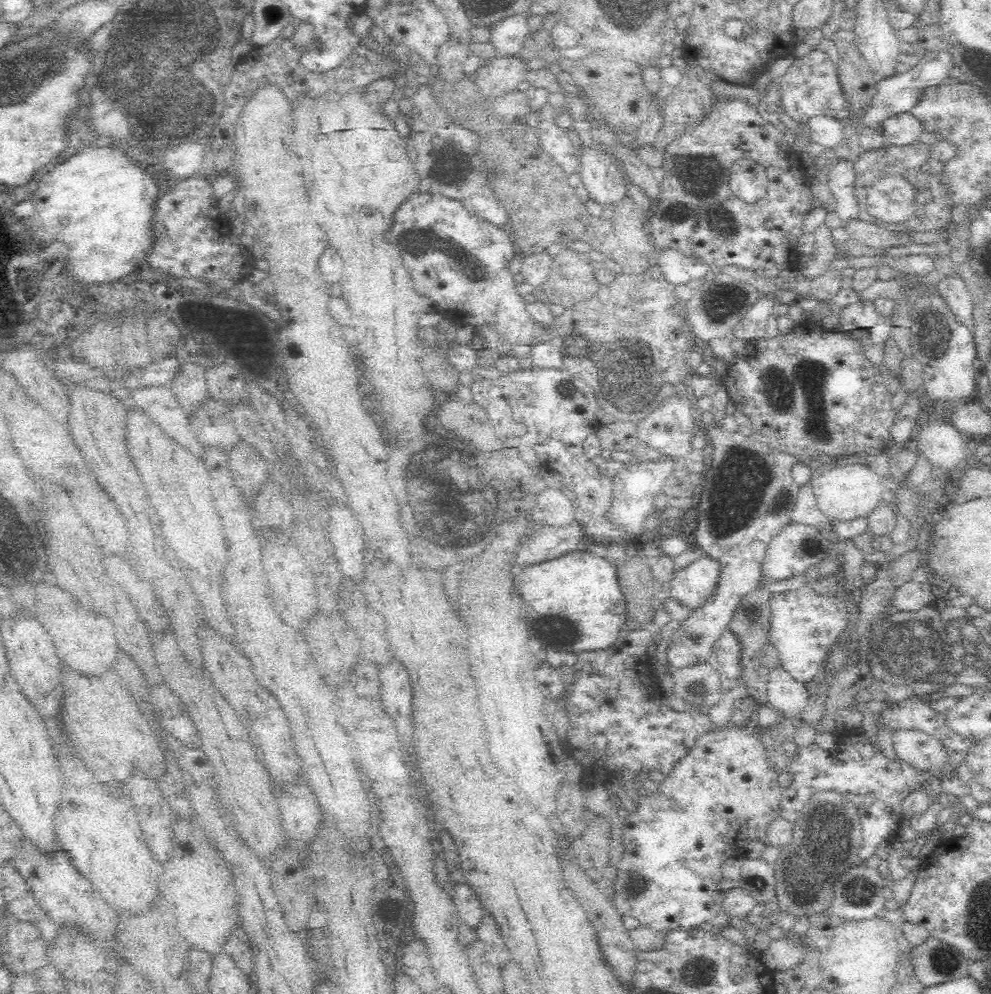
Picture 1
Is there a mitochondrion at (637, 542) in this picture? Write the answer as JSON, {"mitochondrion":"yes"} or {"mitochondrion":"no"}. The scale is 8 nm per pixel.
{"mitochondrion":"no"}

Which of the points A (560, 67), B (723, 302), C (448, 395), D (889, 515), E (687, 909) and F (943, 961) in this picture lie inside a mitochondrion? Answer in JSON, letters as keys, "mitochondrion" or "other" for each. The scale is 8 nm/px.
{"A":"other","B":"mitochondrion","C":"other","D":"other","E":"other","F":"mitochondrion"}

